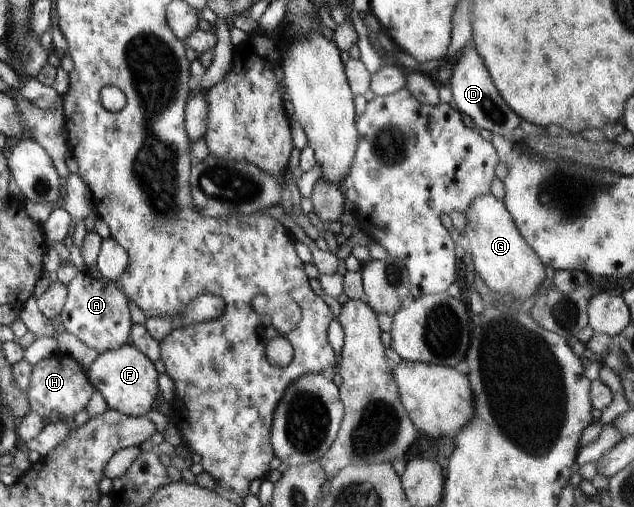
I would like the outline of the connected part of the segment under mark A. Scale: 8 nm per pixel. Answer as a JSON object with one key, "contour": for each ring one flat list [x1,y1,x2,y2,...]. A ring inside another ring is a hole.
{"contour":[[86,269,78,272,67,286,67,298,60,315,64,329,99,354,114,351,130,342,133,323,128,302,117,283,105,278,99,271]]}

